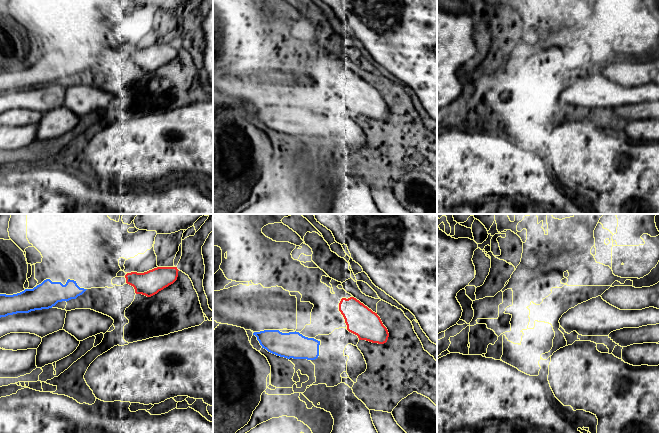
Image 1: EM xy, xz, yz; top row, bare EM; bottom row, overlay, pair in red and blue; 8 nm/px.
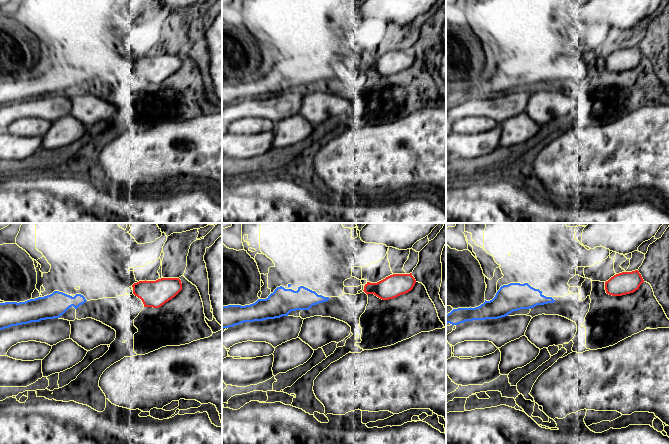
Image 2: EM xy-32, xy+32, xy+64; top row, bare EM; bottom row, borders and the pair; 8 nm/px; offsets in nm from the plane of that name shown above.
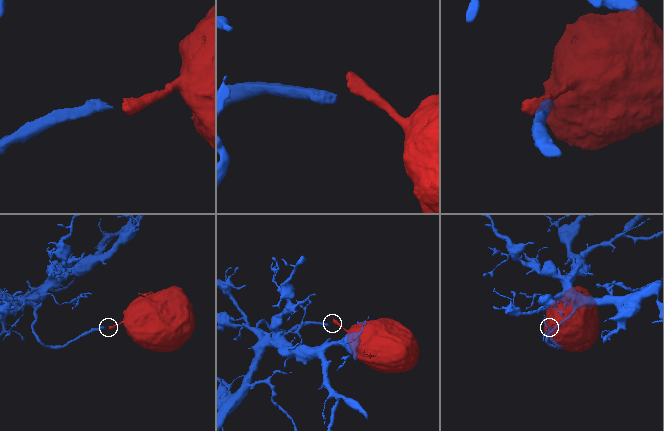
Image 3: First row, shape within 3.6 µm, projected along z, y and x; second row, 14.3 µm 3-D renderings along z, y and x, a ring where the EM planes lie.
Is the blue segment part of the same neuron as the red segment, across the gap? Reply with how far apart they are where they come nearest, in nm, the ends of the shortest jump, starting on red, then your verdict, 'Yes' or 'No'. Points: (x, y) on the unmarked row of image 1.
Distance 240 nm. Across: xz (347, 105), (319, 117). No

